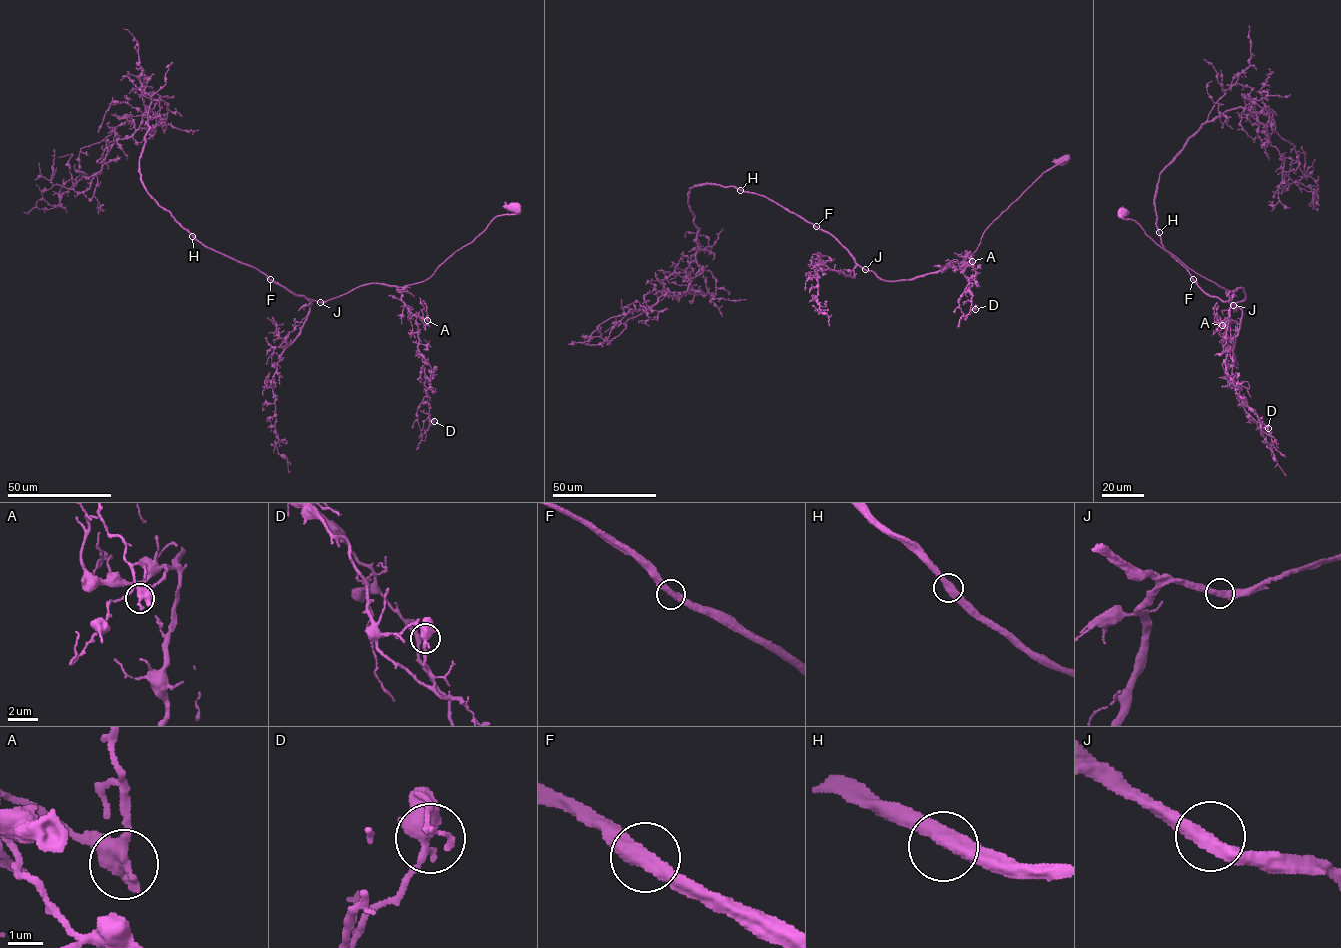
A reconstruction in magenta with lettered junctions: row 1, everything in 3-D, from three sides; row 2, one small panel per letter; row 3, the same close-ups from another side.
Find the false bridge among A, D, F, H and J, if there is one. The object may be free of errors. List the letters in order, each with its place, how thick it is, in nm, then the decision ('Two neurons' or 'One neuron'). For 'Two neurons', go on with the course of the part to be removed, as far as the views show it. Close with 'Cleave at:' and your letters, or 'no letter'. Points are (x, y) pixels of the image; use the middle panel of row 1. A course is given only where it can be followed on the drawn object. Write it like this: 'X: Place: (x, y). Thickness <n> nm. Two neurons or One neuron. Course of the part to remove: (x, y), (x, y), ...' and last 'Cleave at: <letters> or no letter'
A: Place: (972, 261). Thickness 480 nm. One neuron
D: Place: (975, 309). Thickness 440 nm. One neuron
F: Place: (816, 226). Thickness 440 nm. One neuron
H: Place: (740, 190). Thickness 420 nm. One neuron
J: Place: (865, 269). Thickness 400 nm. One neuron
Cleave at: no letter

